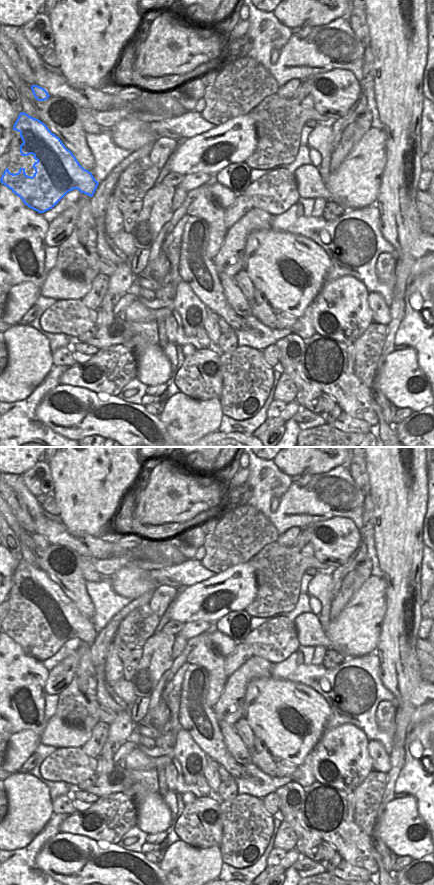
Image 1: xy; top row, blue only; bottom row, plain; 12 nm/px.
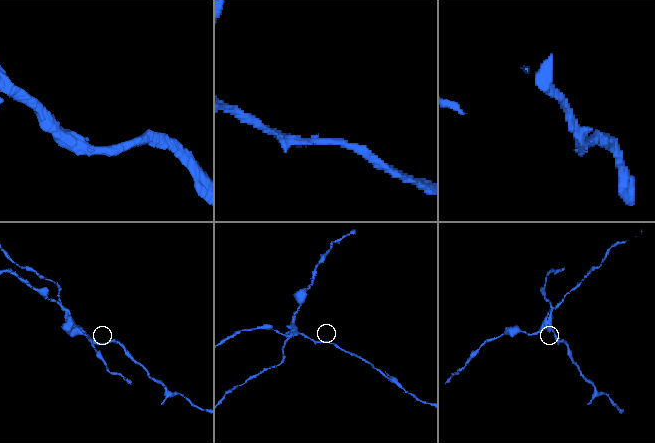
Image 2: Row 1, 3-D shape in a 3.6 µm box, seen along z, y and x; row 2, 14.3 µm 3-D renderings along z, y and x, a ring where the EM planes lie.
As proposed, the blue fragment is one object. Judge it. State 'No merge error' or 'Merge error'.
Merge error.

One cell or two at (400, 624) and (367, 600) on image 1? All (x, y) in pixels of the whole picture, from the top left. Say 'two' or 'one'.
two

